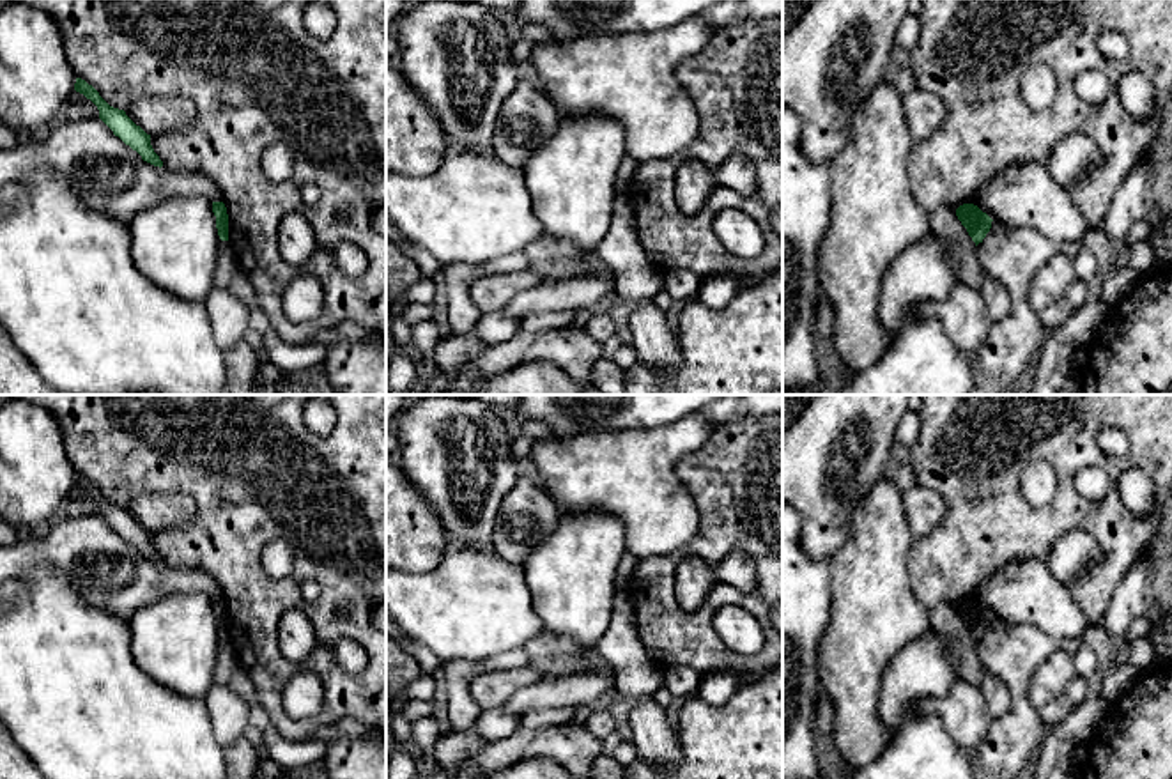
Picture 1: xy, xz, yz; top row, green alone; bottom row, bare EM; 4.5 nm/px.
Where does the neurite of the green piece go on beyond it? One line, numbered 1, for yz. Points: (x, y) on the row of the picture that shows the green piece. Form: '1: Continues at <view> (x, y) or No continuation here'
1: No continuation here

